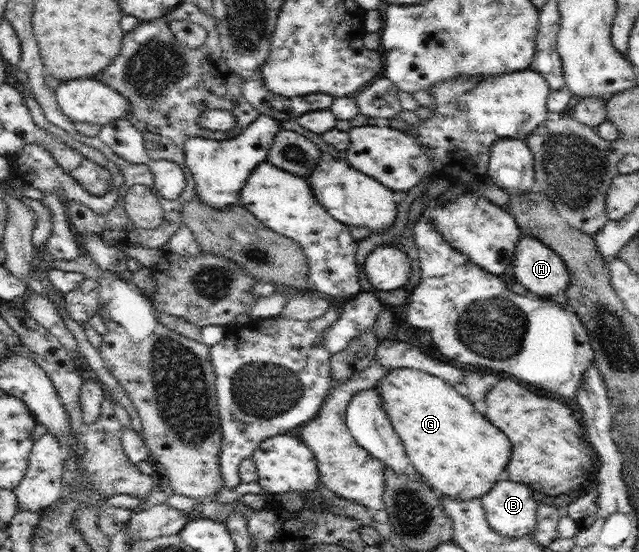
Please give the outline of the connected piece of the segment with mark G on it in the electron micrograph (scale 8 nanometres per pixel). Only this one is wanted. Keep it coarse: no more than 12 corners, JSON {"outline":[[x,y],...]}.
{"outline":[[389,370],[375,387],[439,497],[481,499],[509,438],[445,380]]}

